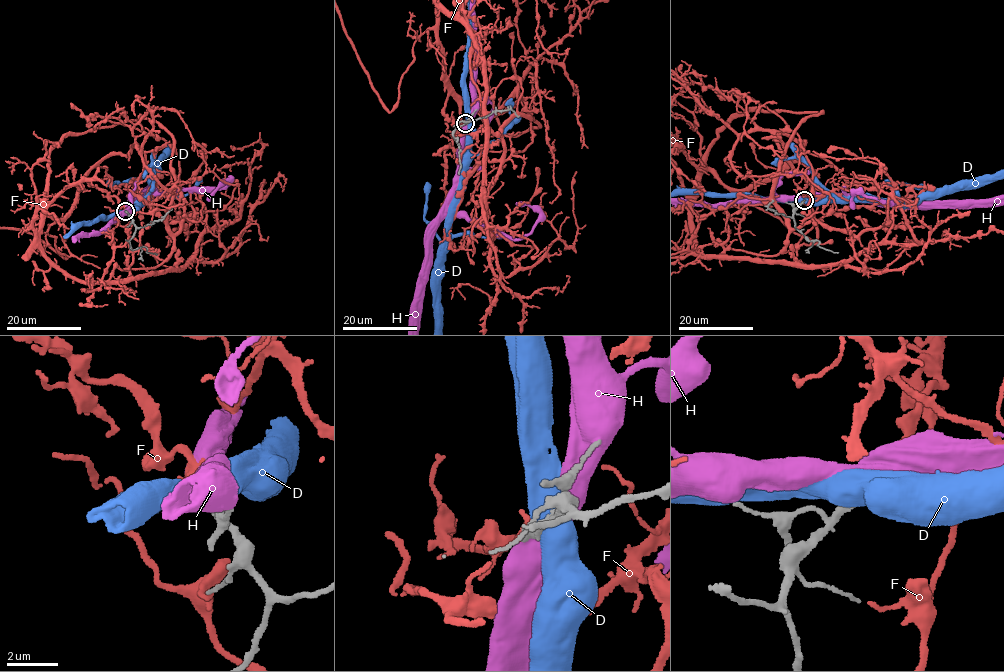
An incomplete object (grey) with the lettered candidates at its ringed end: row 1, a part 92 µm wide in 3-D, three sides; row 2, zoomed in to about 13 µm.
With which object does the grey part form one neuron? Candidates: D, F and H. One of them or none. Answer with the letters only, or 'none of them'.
F

